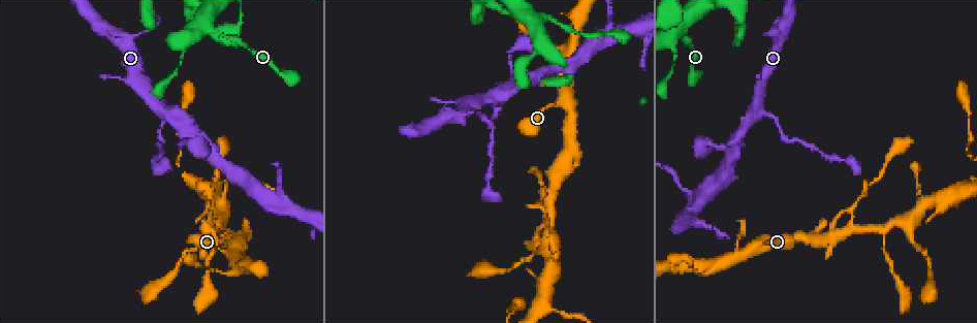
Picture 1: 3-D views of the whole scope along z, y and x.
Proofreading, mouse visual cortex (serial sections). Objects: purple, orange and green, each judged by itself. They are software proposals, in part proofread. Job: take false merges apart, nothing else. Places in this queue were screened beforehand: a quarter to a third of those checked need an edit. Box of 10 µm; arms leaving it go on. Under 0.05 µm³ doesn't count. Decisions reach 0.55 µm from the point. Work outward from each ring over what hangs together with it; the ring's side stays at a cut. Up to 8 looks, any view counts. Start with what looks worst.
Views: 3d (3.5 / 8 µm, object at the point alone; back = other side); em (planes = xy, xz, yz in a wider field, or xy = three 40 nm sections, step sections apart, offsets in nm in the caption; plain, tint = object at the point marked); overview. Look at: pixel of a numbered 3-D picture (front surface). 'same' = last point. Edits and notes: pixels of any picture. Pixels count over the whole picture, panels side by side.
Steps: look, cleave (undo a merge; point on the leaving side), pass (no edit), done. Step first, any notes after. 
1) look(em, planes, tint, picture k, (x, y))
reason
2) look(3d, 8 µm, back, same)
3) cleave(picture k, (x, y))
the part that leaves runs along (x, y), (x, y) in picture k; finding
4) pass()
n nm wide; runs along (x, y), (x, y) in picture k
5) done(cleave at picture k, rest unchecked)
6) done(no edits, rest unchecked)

look(3d, 3.5 µm, picture 1, (498, 94))
a fork

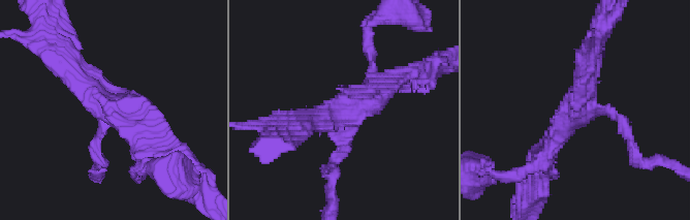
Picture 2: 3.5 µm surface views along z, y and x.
look(em, xy, step 5, tint, picture 2, (111, 107))
3 arms; arms of 150, 300, 300 nm; now the EM

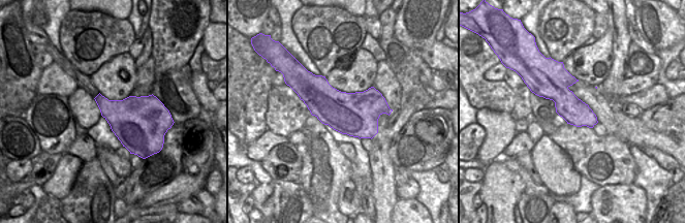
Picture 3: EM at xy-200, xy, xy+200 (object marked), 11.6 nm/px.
pass()
runs along (61, 58), (92, 93), (162, 153) in picture 2; one cell here

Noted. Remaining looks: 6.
look(3d, 3.5 µm, picture 1, (568, 96))
thick turns thin

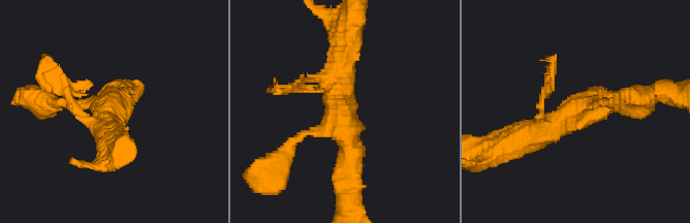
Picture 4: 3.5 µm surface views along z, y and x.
look(em, xy, step 2, tint, picture 4, (339, 115))
3 arms; arms of 150, 300, 400 nm; need the tissue

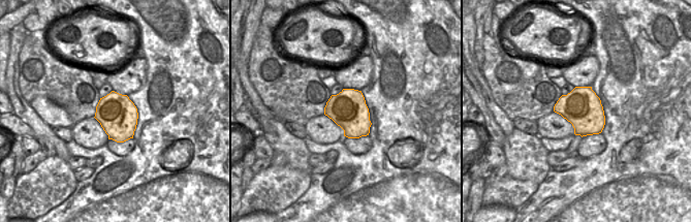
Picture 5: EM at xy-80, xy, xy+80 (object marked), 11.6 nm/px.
pass()
runs along (286, 150), (305, 133), (340, 128), (340, 57) in picture 4; one cell here

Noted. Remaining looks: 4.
look(em, xy, step 5, tint, picture 1, (549, 195))
three-way junction

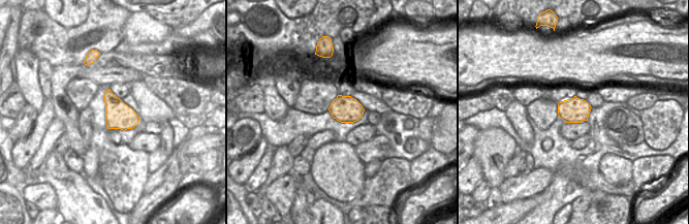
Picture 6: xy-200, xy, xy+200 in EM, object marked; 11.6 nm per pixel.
look(3d, 3.5 µm, same)
wider look

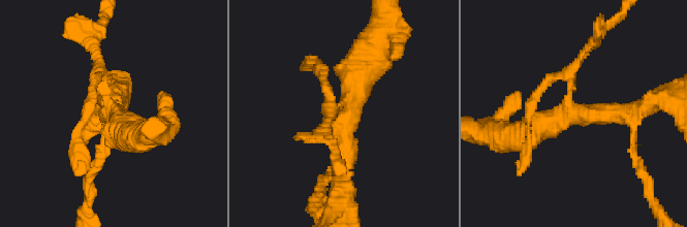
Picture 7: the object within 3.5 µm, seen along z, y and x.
pass()
runs along (518, 136), (573, 114), (645, 107) in picture 7; one cell here

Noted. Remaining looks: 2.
done(no edits, rest unchecked)

